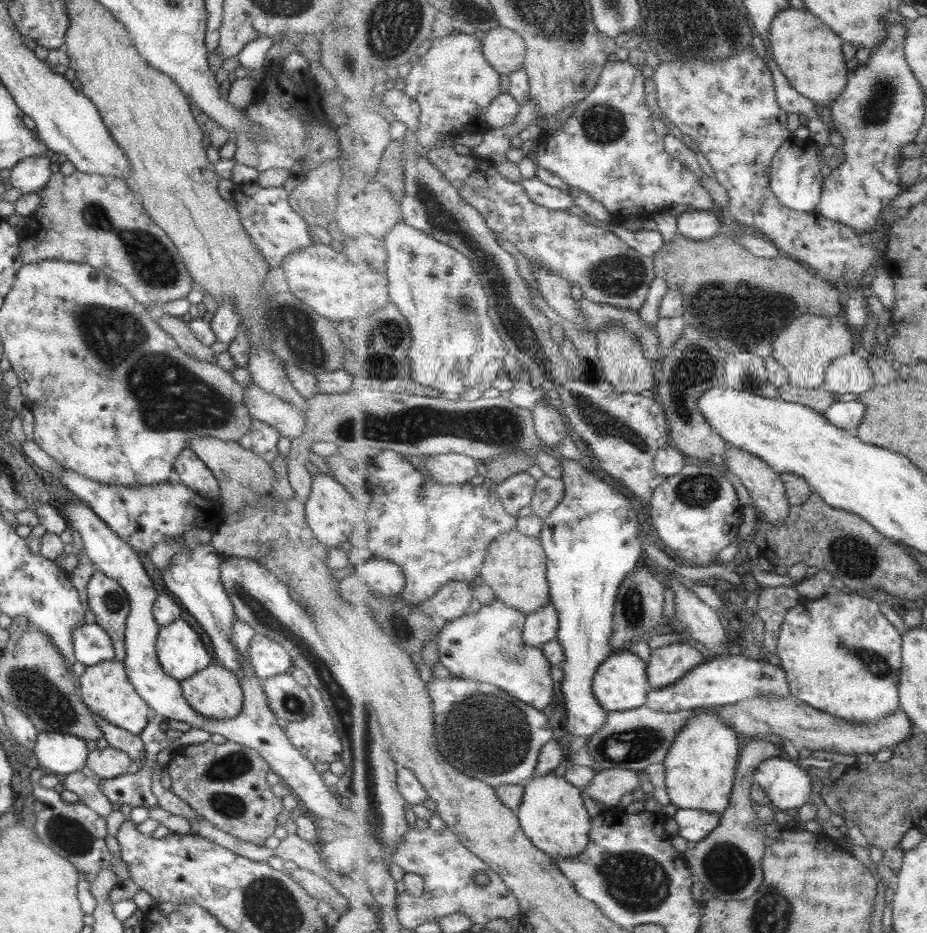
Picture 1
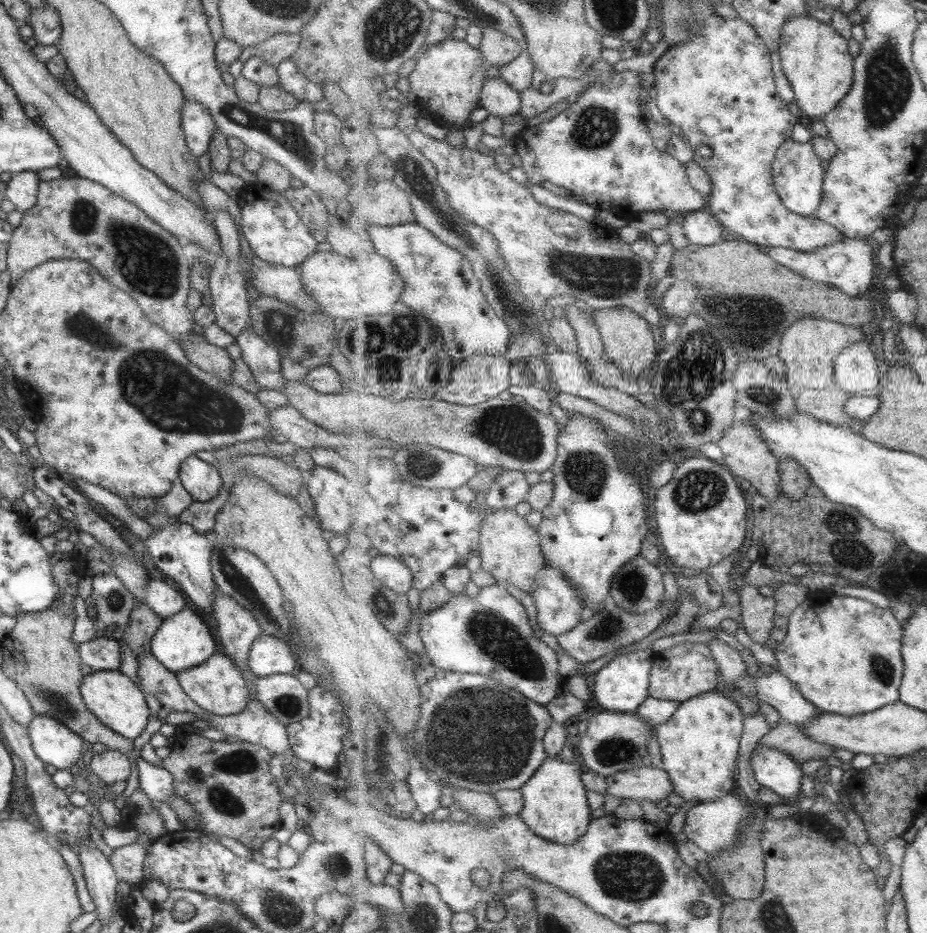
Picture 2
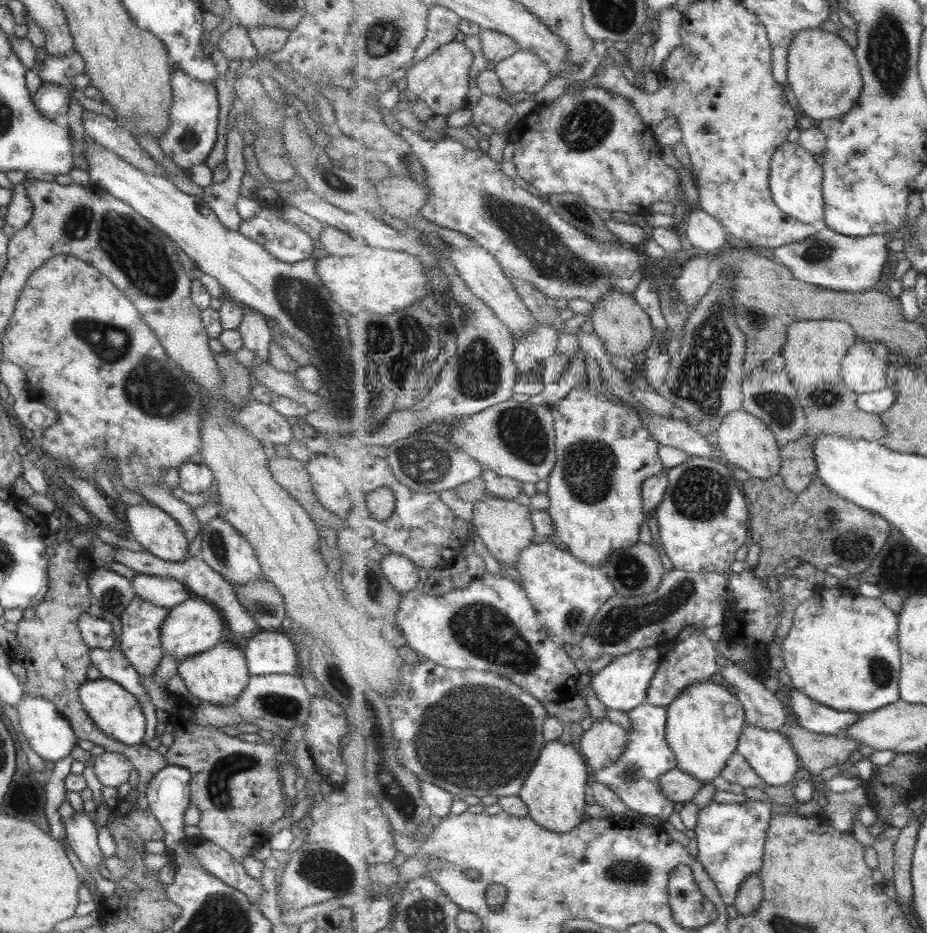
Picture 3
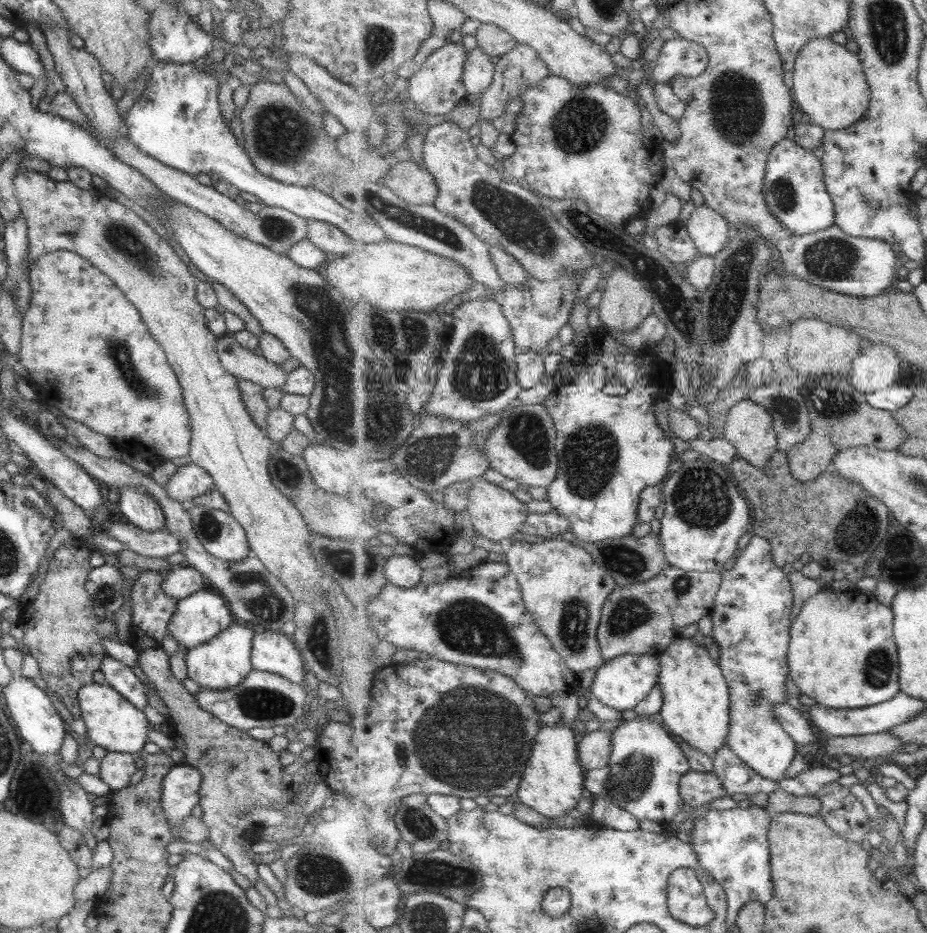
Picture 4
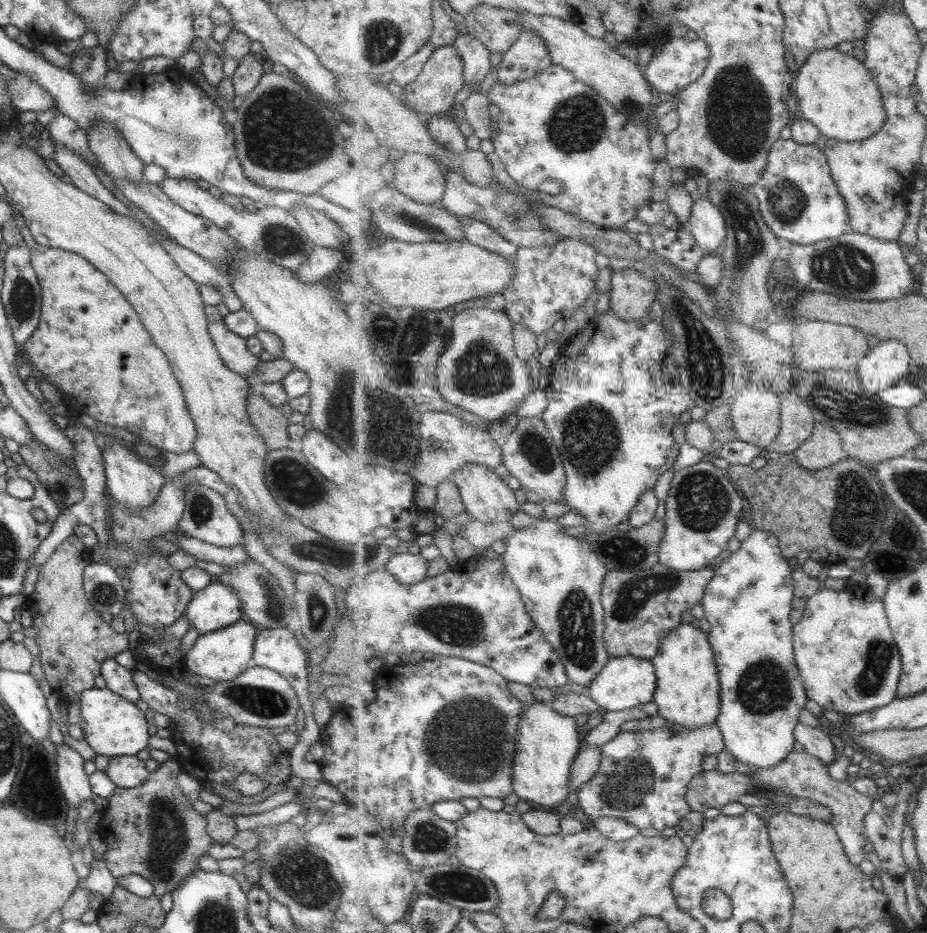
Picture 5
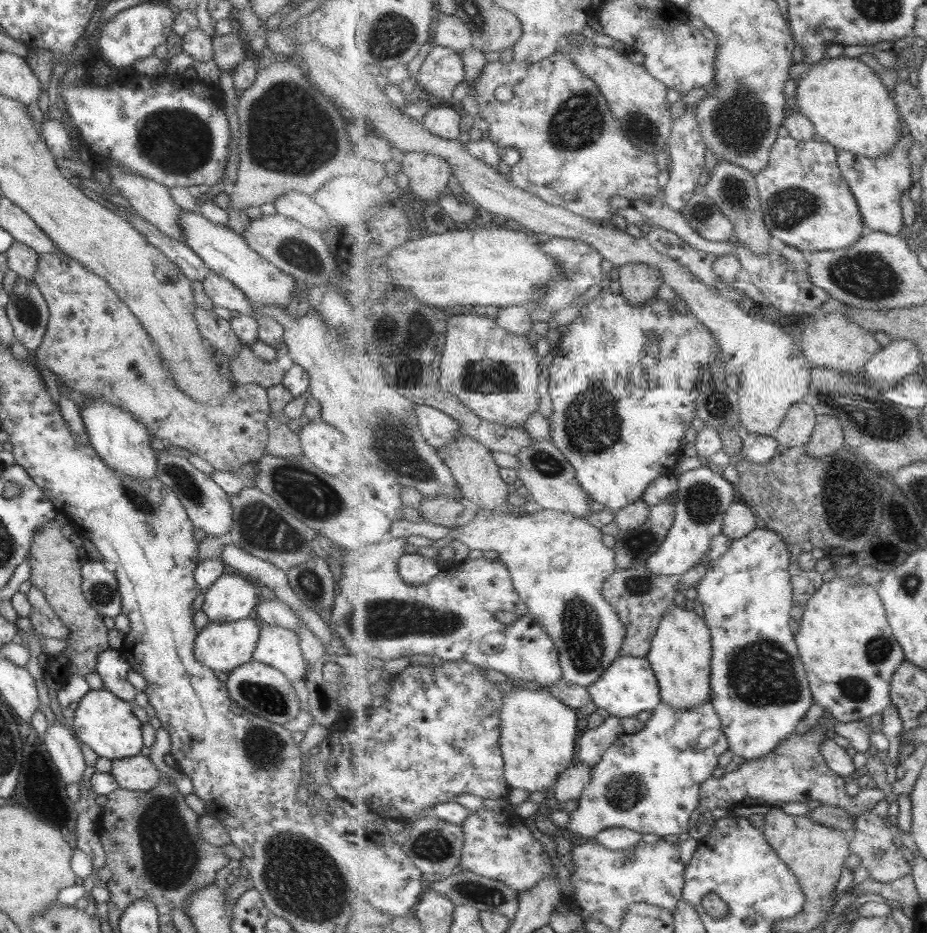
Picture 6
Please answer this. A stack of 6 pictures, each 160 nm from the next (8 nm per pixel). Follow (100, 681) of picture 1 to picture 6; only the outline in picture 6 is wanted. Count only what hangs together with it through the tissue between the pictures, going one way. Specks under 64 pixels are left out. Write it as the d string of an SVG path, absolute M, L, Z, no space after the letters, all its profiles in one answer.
M104 688L88 690L79 700L71 721L75 736L99 758L124 759L140 754L143 748L141 723L131 713L131 704L119 700Z

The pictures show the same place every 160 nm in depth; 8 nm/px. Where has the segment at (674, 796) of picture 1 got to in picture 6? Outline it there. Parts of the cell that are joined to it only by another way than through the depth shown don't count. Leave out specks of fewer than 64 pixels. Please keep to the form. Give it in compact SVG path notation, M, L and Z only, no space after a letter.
M673 605L663 617L646 656L660 681L662 702L673 708L700 707L712 695L712 632L705 618Z

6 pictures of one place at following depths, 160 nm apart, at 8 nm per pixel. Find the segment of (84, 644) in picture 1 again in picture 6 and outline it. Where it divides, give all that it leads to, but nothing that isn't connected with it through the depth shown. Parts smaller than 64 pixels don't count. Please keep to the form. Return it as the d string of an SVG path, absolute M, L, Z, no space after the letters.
M109 648L97 655L94 672L102 680L107 692L119 700L131 703L138 690L127 681L129 668L129 664L118 651Z

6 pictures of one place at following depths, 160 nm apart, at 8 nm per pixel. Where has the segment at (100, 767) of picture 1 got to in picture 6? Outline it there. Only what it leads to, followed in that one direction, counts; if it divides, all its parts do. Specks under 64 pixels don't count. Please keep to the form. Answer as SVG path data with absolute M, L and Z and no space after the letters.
M135 756L111 761L110 775L119 788L128 791L146 791L158 783L160 774L147 756Z

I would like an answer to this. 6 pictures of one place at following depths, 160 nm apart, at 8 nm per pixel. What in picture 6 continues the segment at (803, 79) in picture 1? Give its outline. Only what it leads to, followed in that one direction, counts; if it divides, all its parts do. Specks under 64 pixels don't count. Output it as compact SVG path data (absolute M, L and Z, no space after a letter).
M858 58L824 59L800 77L797 85L795 97L800 112L813 122L820 137L838 149L884 159L899 144L903 130L893 94L879 75Z

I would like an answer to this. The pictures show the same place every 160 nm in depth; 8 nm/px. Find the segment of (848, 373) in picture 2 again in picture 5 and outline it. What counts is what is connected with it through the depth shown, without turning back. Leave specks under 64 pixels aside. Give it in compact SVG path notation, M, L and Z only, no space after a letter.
M897 339L881 341L859 362L859 374L872 393L895 386L911 368L909 349Z

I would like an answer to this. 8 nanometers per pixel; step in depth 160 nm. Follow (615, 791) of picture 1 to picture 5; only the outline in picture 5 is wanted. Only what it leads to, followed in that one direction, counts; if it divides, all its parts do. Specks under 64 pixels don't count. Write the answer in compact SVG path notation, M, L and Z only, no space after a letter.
M791 751L788 757L776 767L767 769L754 769L750 774L743 774L736 770L729 774L721 772L718 768L700 772L691 783L688 784L688 803L693 811L705 812L709 808L721 808L729 802L737 802L743 794L755 794L760 790L771 790L776 793L777 789L790 790L795 797L808 798L831 809L834 817L830 822L836 828L850 861L854 865L860 865L866 858L863 850L867 844L866 816L873 810L873 797L865 796L857 792L851 781L835 780L829 774L830 767L820 758L813 756L807 751Z

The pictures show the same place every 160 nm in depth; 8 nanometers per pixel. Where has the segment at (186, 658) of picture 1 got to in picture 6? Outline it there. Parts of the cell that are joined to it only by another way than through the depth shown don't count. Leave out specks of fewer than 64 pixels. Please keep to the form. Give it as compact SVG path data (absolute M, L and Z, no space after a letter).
M221 574L204 592L200 610L208 622L235 622L250 617L257 606L259 593L241 575Z

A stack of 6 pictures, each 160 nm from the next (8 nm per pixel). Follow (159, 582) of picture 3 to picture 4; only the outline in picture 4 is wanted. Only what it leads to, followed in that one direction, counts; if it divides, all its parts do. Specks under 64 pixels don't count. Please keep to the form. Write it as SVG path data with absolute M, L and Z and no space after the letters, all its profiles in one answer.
M178 566L162 578L160 588L167 597L179 601L207 586L205 578L194 568Z

